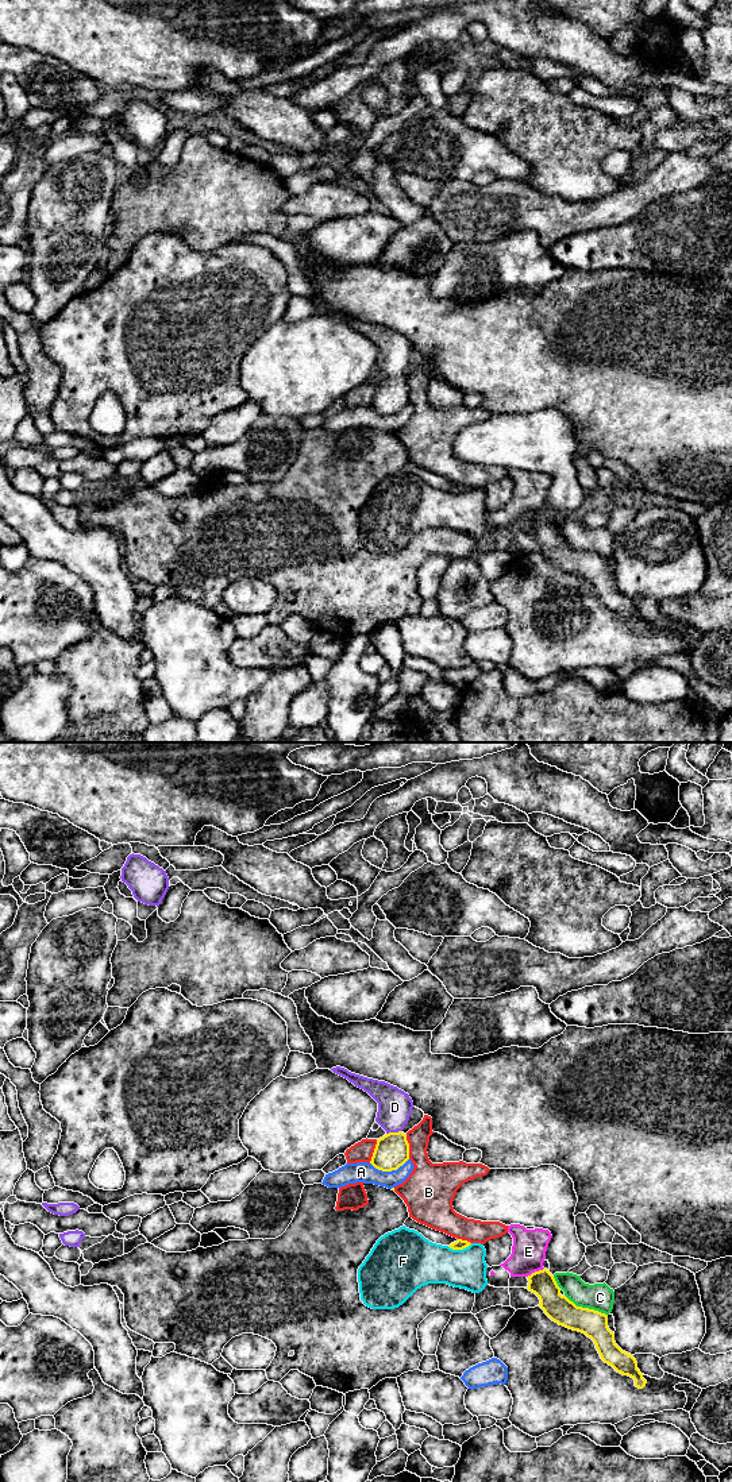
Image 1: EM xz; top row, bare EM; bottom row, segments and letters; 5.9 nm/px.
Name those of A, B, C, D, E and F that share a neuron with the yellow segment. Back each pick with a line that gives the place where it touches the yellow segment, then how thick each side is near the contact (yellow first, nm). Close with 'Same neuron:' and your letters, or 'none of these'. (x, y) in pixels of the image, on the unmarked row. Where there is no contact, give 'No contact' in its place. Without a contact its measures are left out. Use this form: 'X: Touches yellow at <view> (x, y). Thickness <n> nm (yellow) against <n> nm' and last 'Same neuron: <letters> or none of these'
D: Touches yellow at xz (393, 377). Thickness 200 nm (yellow) against 200 nm
Same neuron: D

